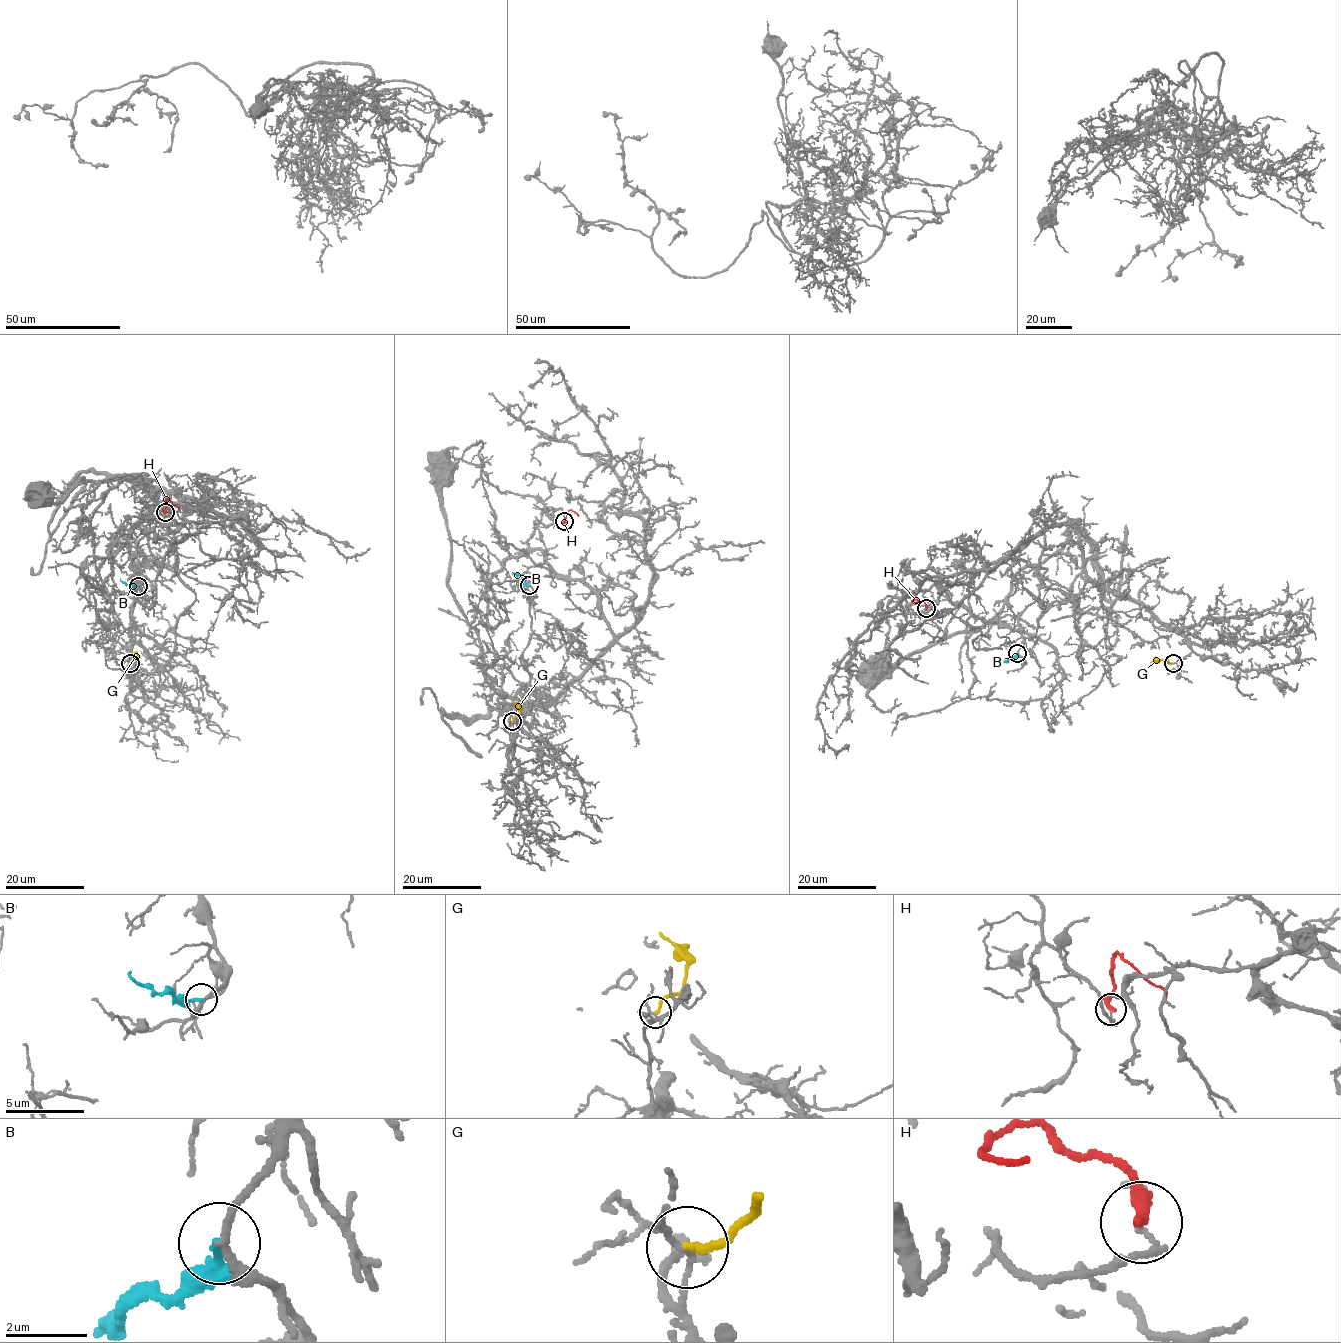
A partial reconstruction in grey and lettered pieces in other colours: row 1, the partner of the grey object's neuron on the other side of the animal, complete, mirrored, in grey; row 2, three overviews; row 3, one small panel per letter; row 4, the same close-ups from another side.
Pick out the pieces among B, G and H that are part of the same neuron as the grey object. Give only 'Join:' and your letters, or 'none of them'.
Join: none of them

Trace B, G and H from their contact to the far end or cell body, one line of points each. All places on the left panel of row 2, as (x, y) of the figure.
B: (138, 586), (122, 582), (120, 579)
G: (130, 663), (137, 659), (130, 651)
H: (165, 512), (166, 498), (179, 510)

